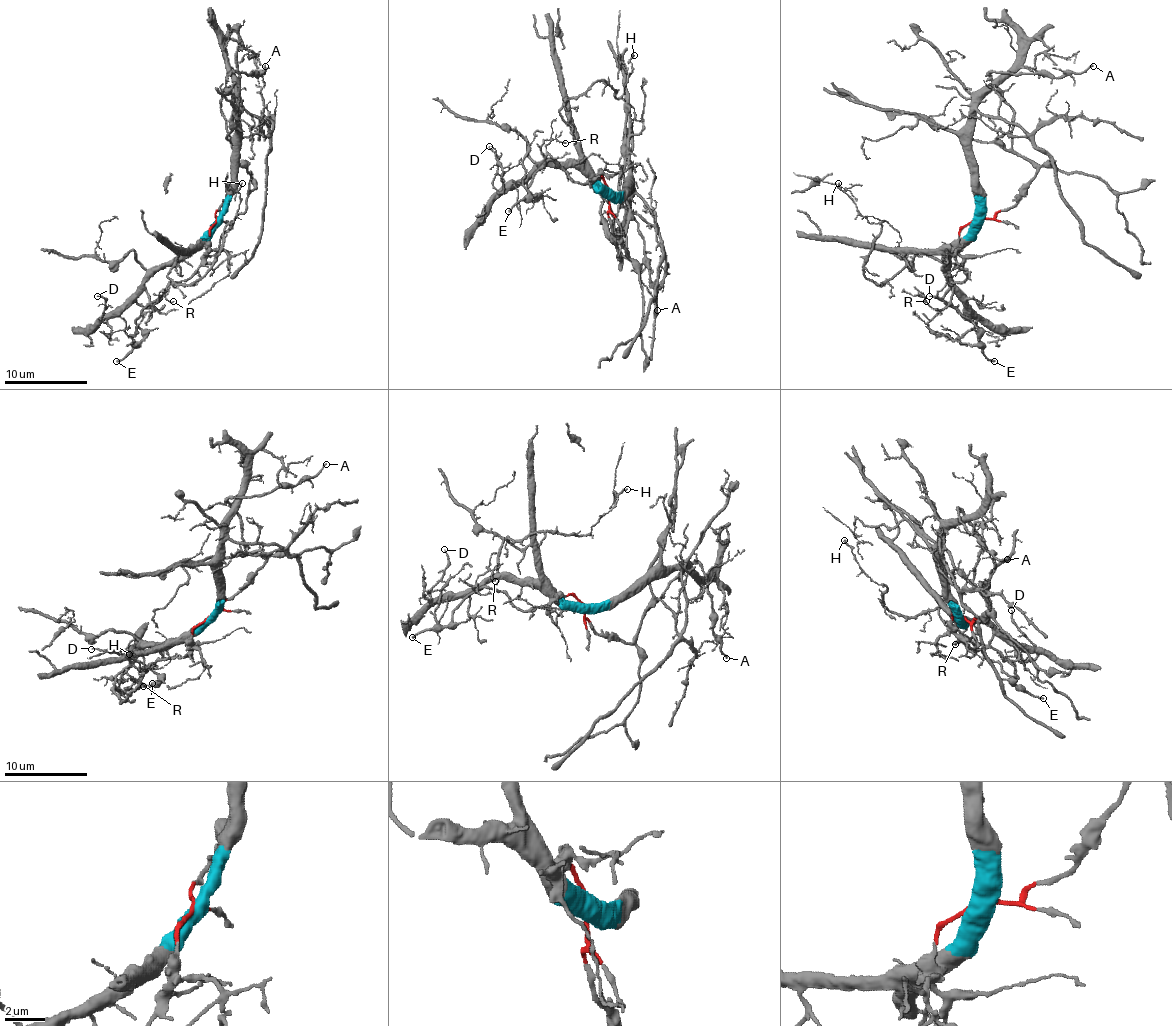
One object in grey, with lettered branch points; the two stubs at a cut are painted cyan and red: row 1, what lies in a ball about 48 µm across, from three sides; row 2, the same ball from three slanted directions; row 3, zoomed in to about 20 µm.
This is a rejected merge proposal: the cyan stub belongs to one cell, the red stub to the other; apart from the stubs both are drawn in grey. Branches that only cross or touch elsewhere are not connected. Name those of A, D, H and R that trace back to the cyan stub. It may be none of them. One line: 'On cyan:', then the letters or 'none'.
On cyan: D, H, R

